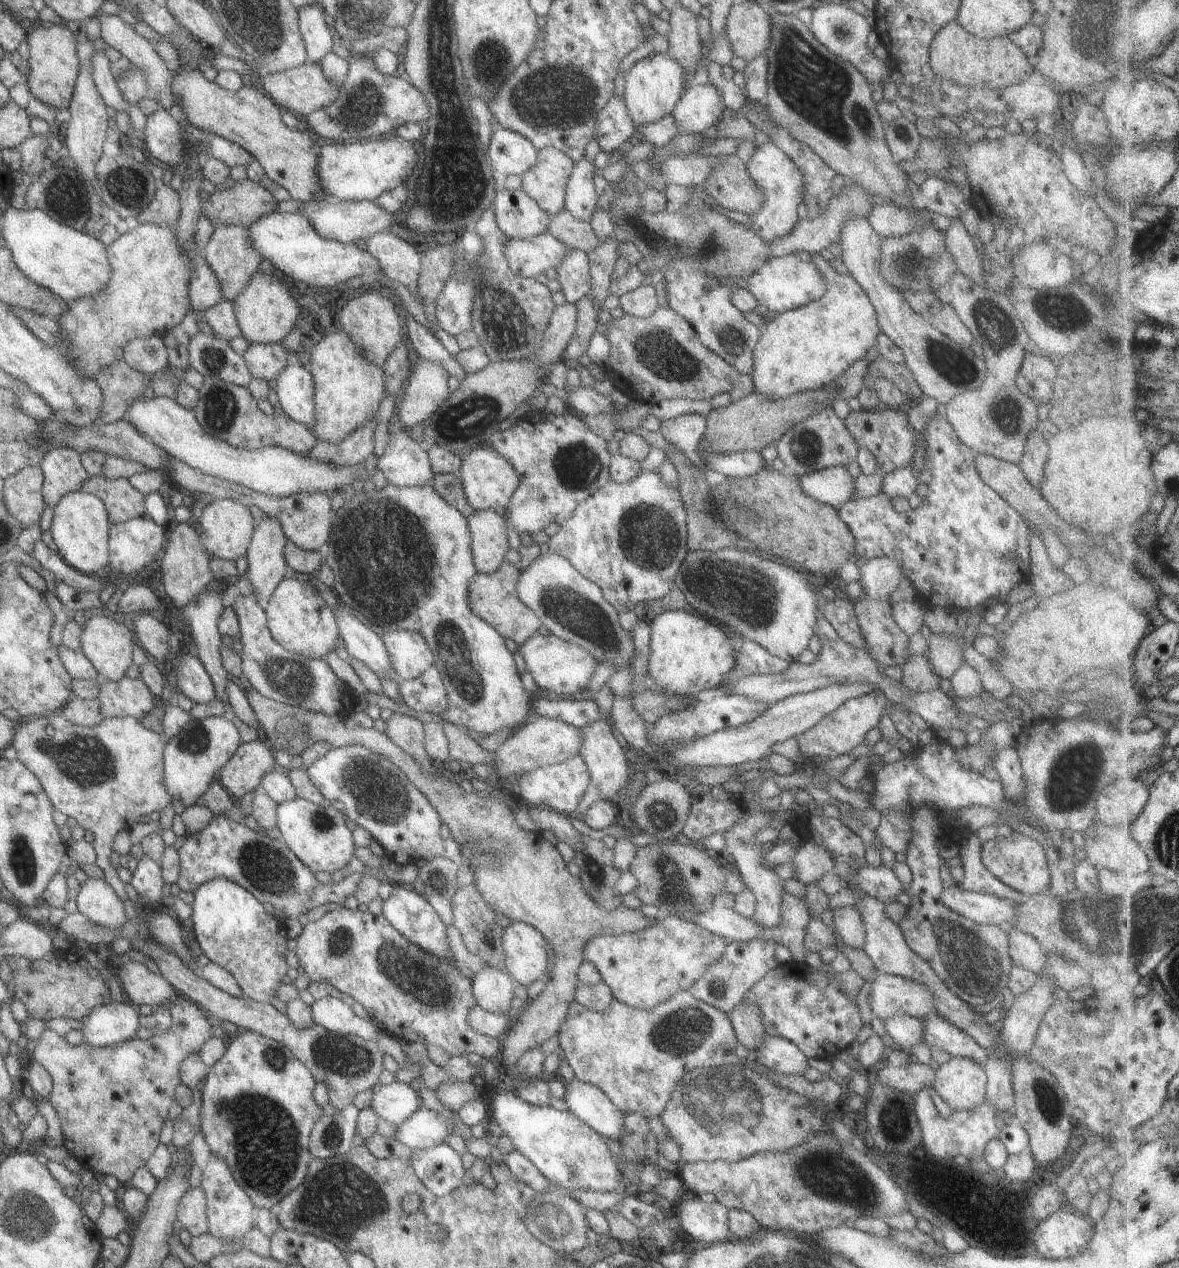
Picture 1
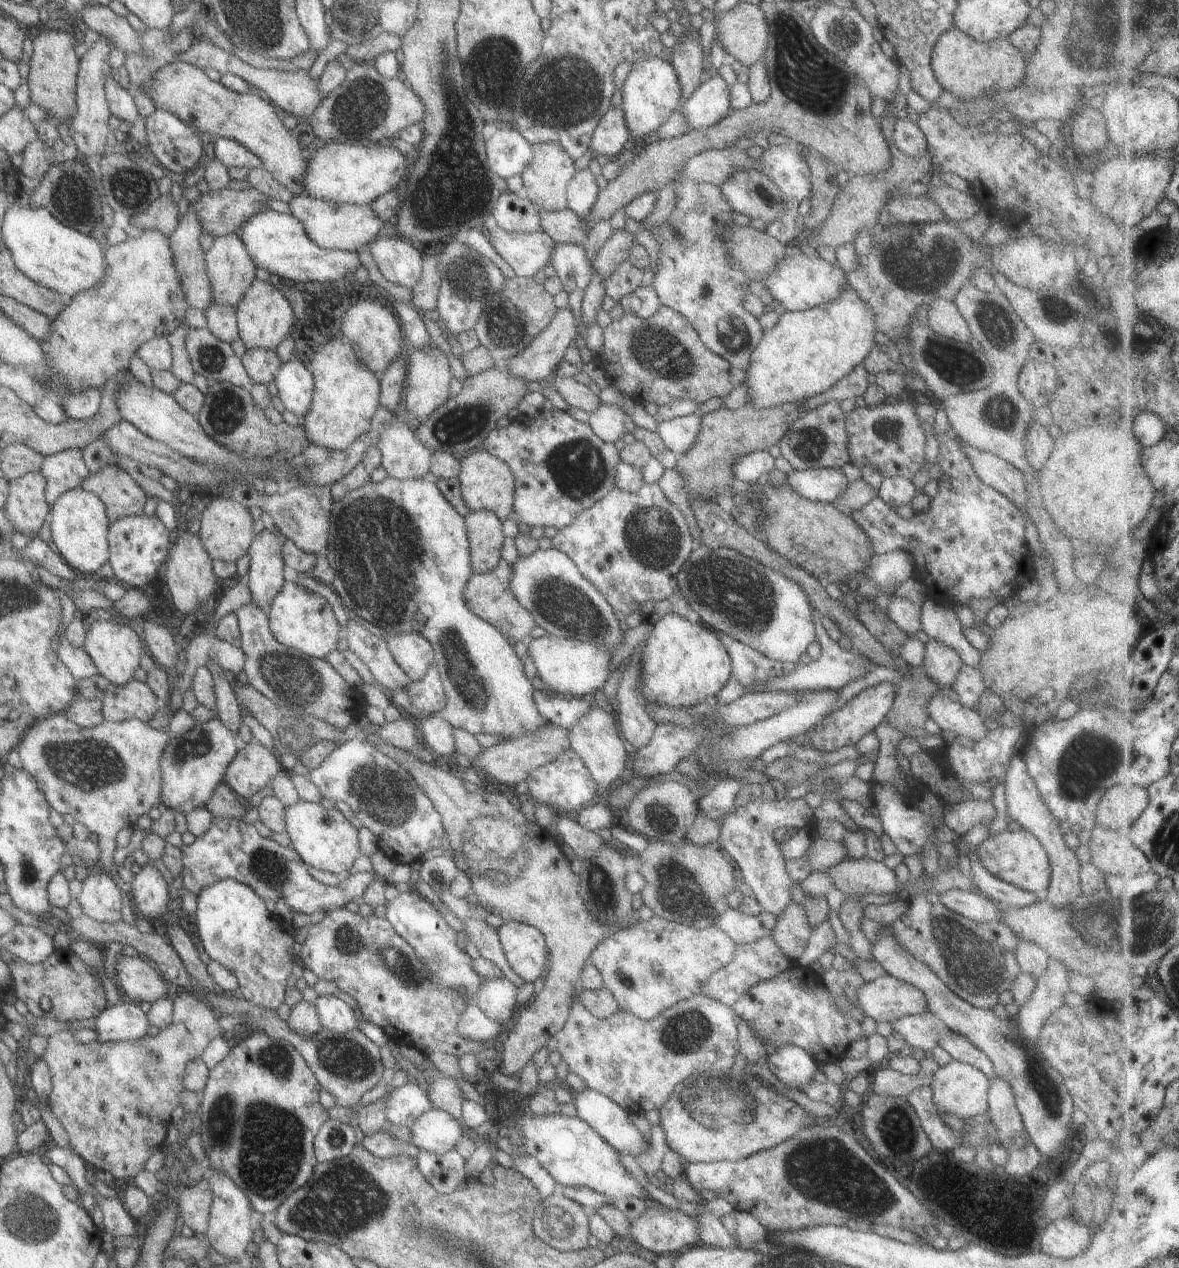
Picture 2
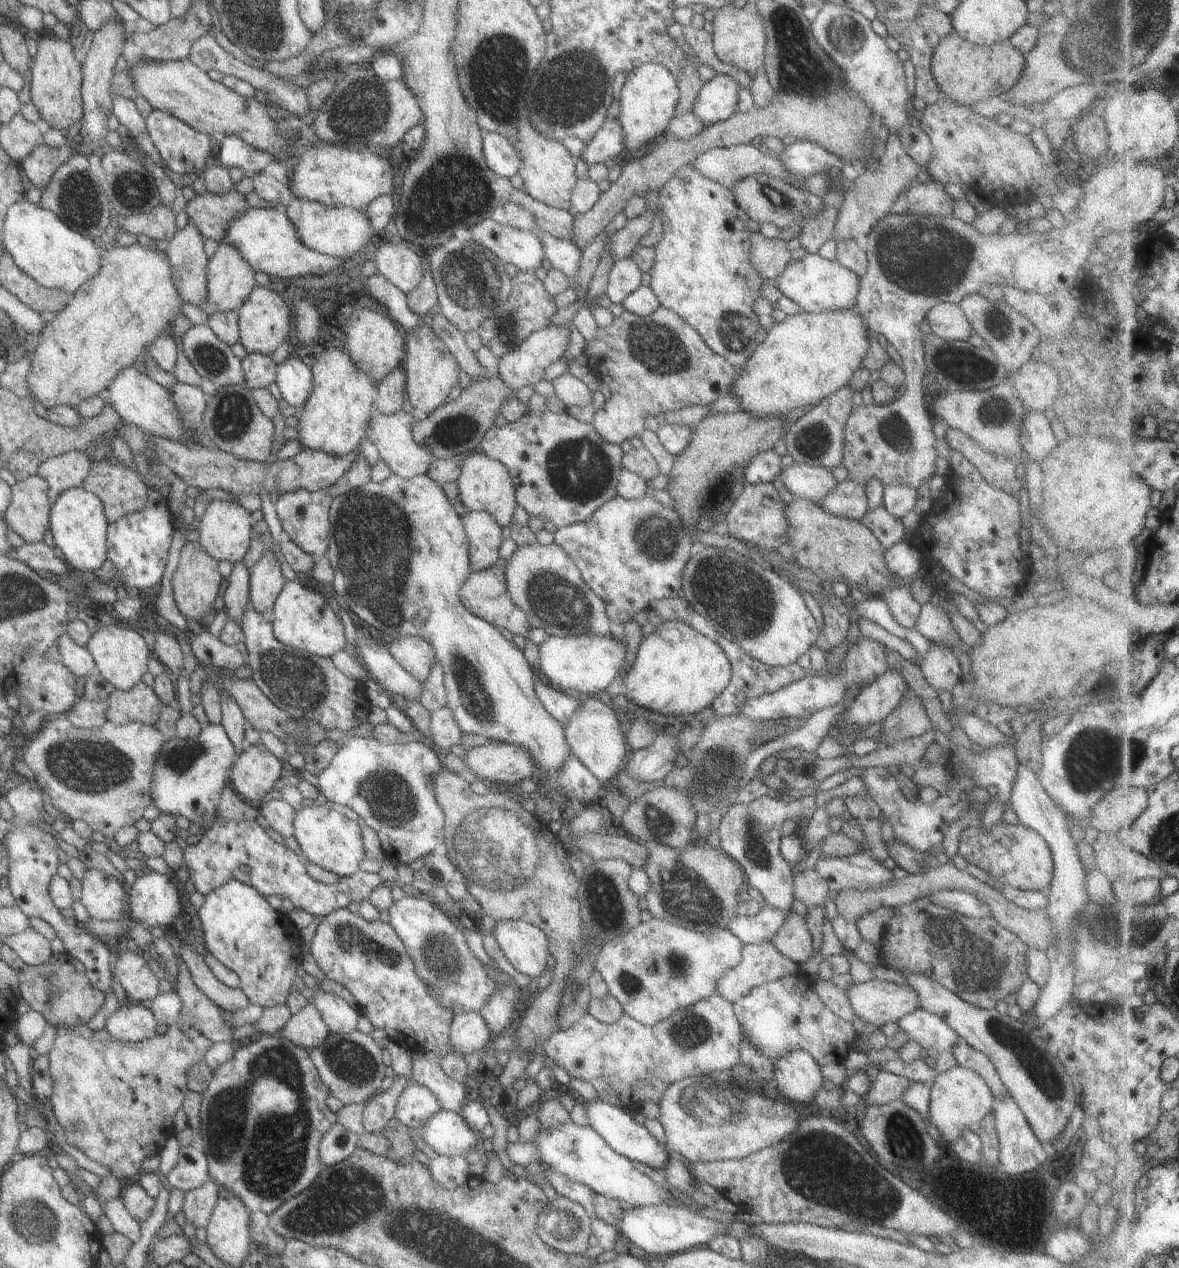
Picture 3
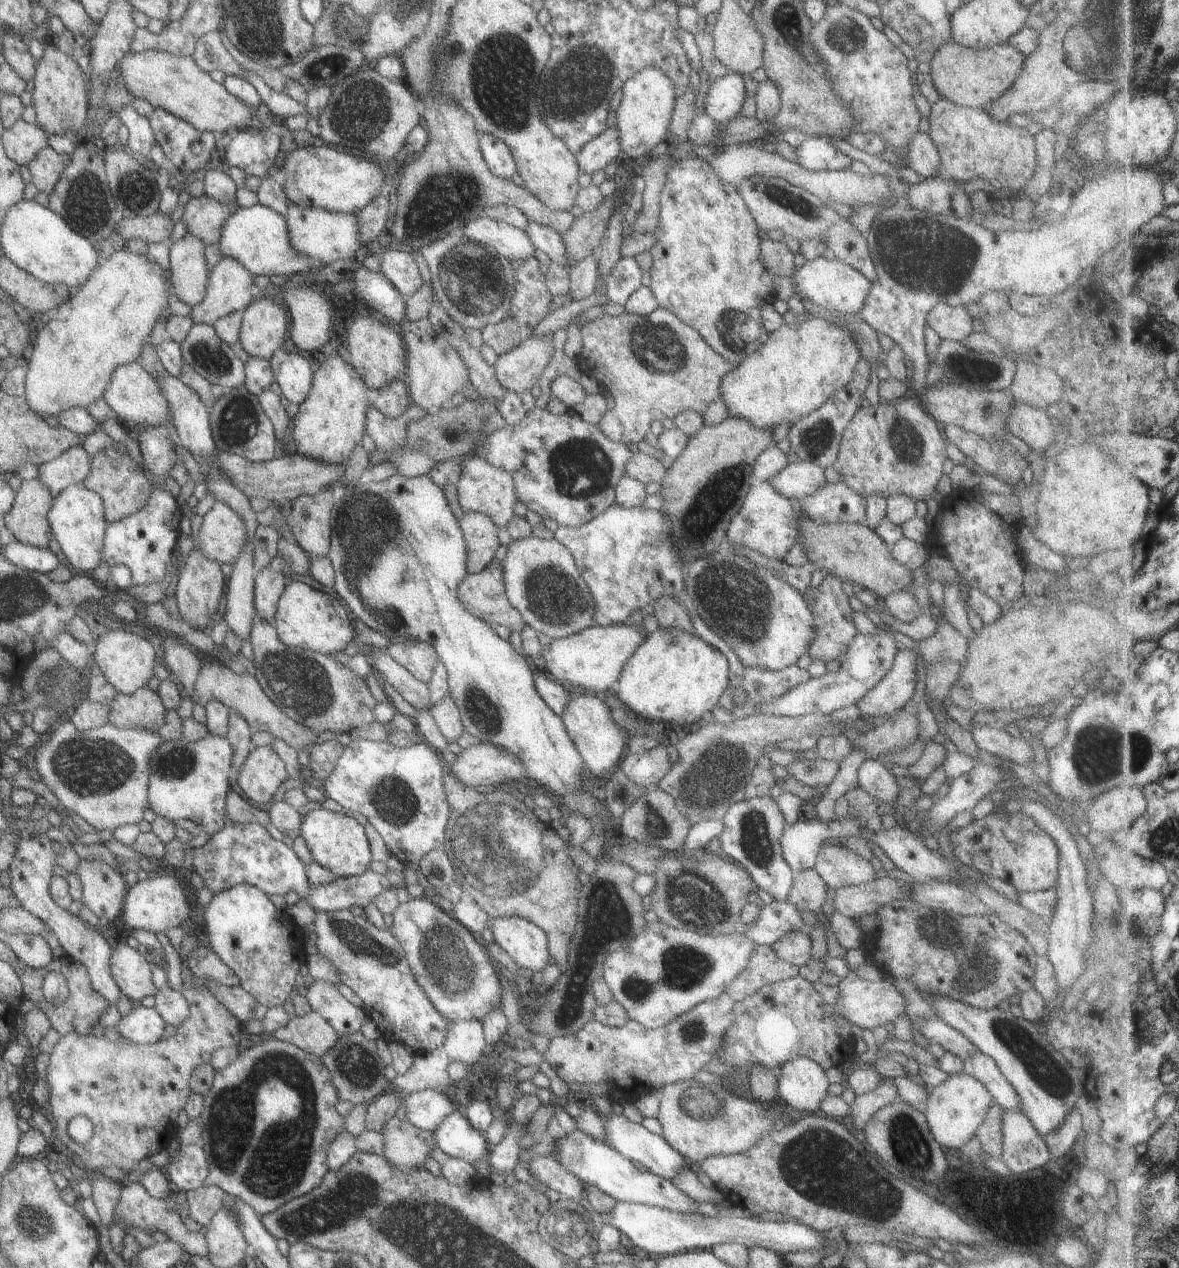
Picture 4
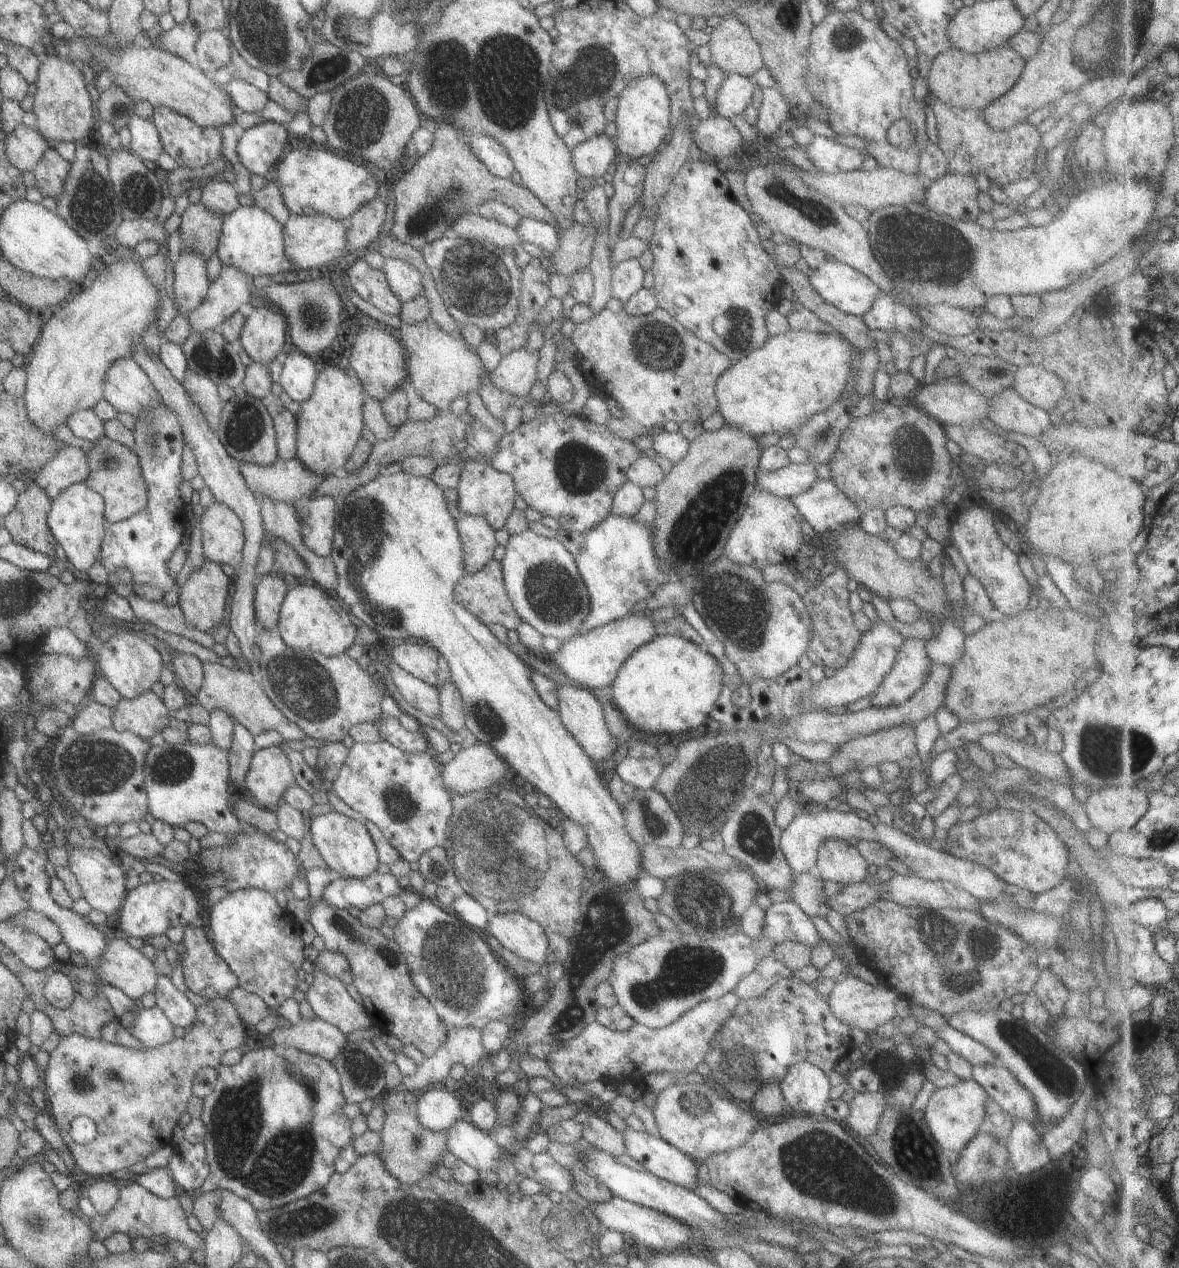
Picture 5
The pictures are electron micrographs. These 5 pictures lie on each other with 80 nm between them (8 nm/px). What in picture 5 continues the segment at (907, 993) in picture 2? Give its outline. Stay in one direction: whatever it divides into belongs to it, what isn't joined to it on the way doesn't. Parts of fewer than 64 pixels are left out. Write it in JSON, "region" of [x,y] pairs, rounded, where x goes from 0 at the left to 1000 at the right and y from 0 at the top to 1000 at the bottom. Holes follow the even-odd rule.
{"region":[[[718,768],[707,773],[707,778],[701,785],[701,791],[705,800],[712,807],[740,816],[743,809],[756,805],[759,801],[759,789],[761,787],[761,782],[752,779],[747,773],[746,773],[746,777],[742,778],[729,771]]]}

